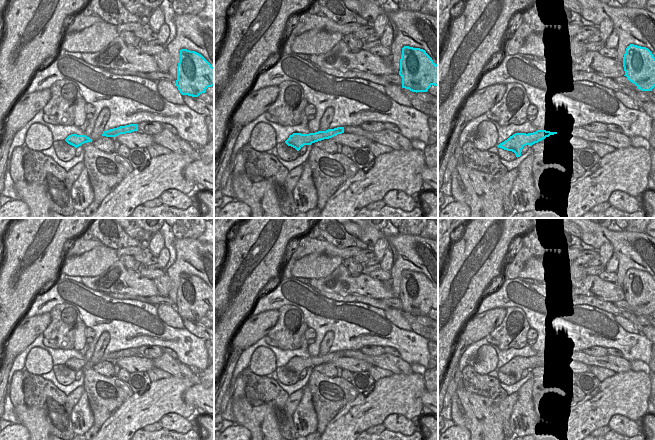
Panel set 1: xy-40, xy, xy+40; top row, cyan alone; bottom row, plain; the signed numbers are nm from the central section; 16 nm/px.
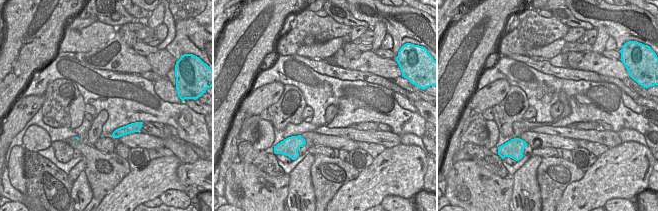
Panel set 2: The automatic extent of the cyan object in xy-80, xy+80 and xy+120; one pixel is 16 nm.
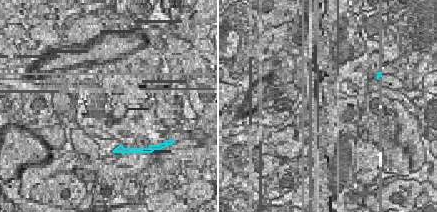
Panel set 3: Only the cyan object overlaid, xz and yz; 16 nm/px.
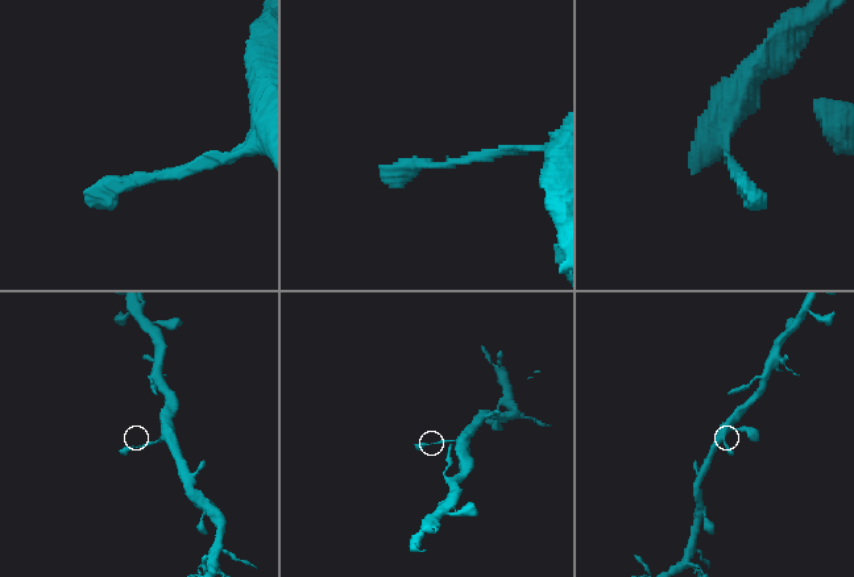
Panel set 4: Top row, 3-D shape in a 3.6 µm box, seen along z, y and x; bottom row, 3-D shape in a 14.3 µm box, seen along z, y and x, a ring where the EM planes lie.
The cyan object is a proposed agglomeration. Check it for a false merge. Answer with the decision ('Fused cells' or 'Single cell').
Single cell.

